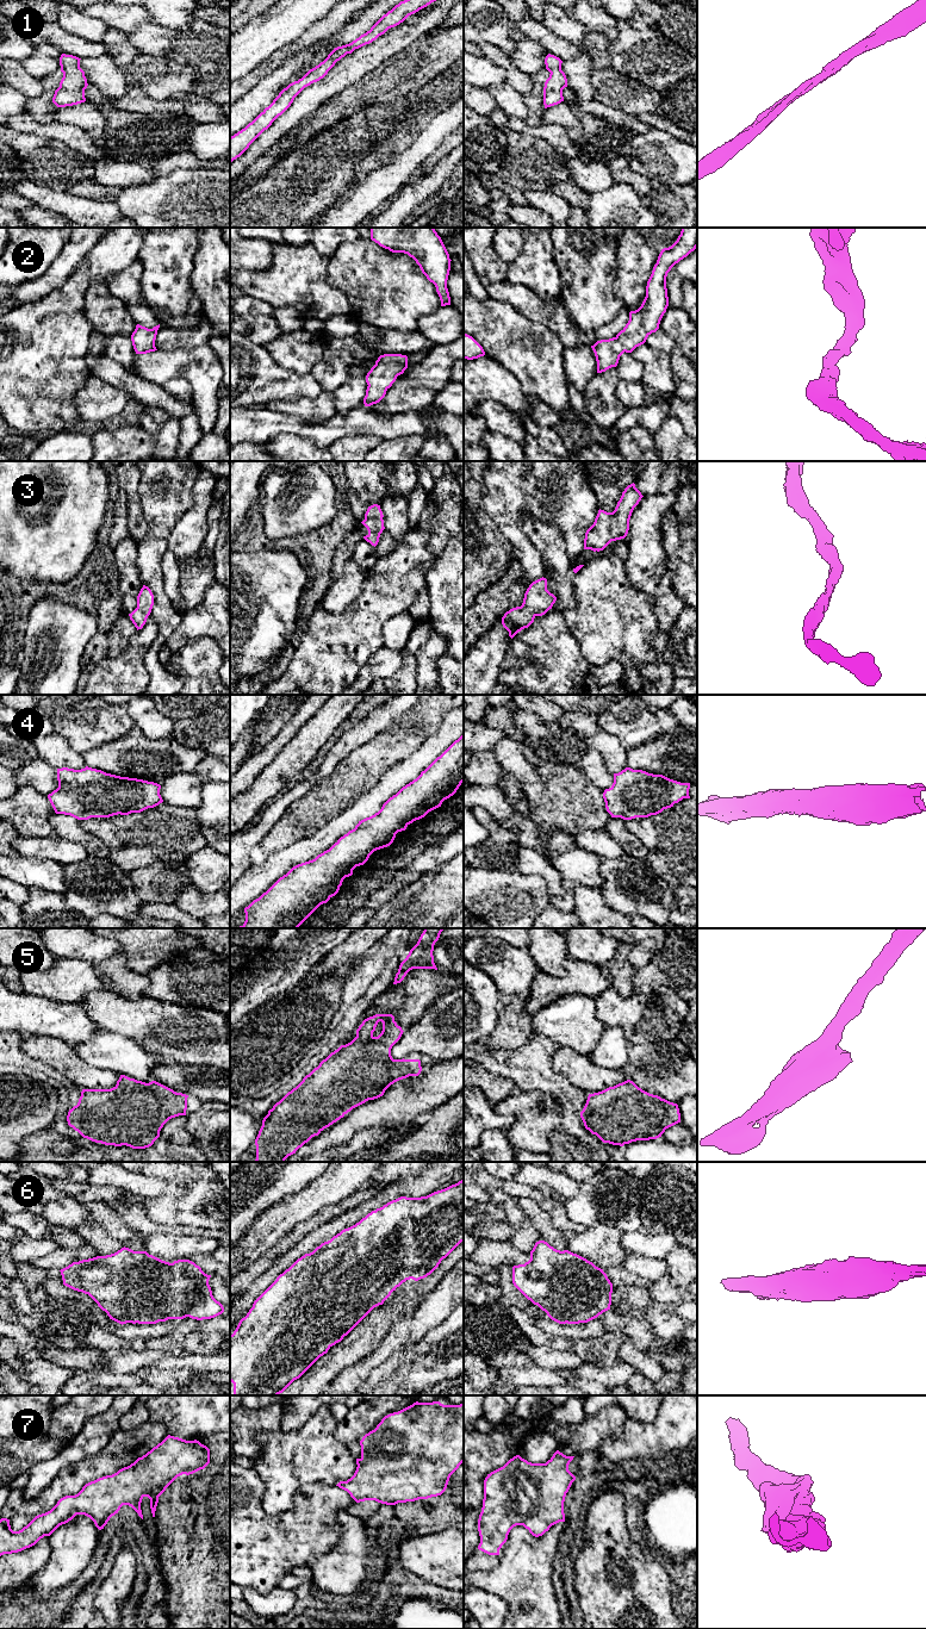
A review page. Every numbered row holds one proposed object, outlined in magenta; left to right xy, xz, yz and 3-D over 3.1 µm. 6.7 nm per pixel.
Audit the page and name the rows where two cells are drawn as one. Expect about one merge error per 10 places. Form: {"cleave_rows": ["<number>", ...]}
{"cleave_rows": []}

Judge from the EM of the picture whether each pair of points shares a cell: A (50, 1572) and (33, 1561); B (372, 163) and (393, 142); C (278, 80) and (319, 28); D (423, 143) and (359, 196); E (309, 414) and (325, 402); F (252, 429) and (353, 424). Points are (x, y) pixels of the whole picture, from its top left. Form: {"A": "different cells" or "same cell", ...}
{"A": "different cells", "B": "same cell", "C": "different cells", "D": "same cell", "E": "same cell", "F": "same cell"}

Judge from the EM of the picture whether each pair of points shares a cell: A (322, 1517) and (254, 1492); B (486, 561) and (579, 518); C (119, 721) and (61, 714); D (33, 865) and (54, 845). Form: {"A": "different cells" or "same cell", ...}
{"A": "same cell", "B": "different cells", "C": "same cell", "D": "different cells"}

